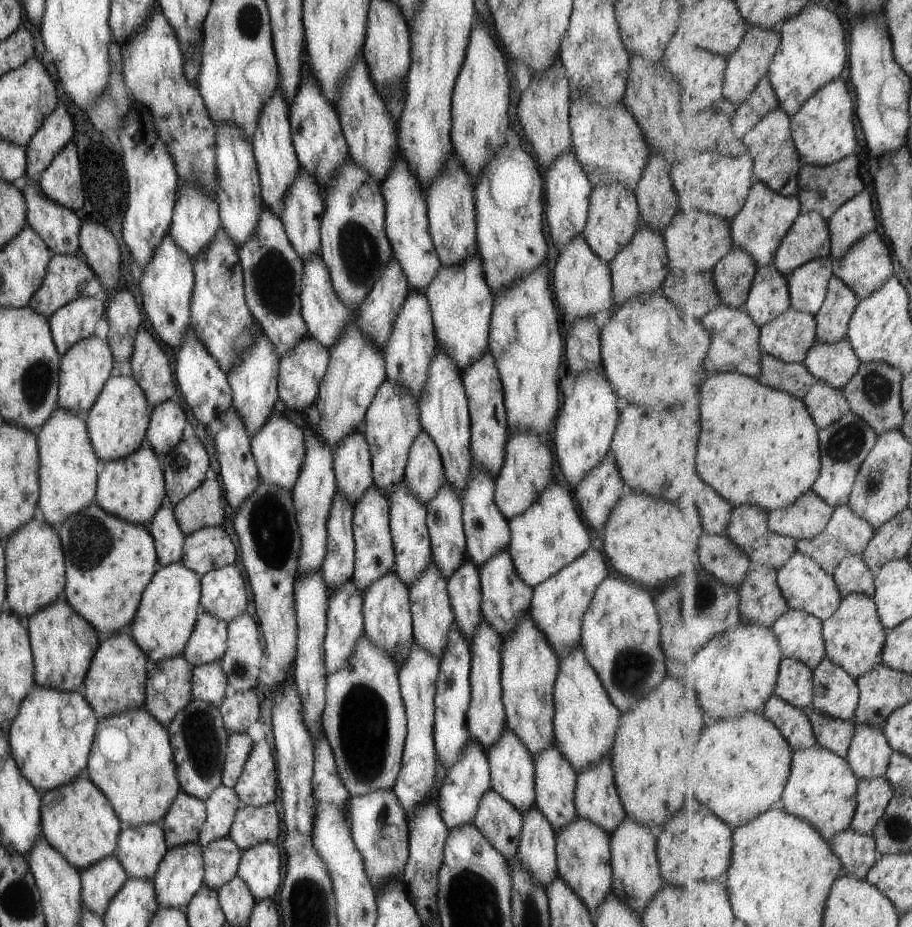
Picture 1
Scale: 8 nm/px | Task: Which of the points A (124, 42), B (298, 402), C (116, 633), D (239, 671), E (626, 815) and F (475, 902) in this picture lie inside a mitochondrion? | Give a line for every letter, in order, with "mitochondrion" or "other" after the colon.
A: other
B: other
C: other
D: mitochondrion
E: other
F: mitochondrion

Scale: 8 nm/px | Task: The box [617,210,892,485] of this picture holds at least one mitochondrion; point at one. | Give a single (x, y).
(846, 442)

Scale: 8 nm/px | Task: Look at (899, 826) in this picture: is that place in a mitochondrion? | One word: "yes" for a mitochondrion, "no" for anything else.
yes

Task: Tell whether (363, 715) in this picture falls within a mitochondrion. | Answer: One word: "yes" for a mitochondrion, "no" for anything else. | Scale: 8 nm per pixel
yes

